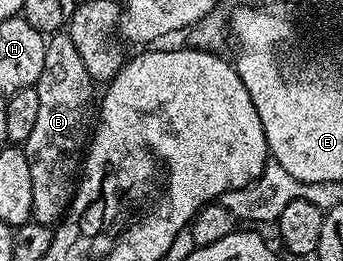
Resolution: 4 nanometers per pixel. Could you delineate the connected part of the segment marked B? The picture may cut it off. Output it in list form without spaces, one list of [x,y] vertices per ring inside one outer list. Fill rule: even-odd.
[[[59,31],[47,40],[44,71],[36,86],[40,95],[36,127],[32,135],[28,135],[24,146],[28,168],[32,171],[32,218],[40,224],[57,226],[70,210],[74,193],[78,190],[84,154],[90,143],[92,126],[96,121],[96,93],[94,97],[94,81],[90,78],[90,69],[91,66],[80,55],[80,51],[76,51],[76,43],[72,43],[69,32]]]

